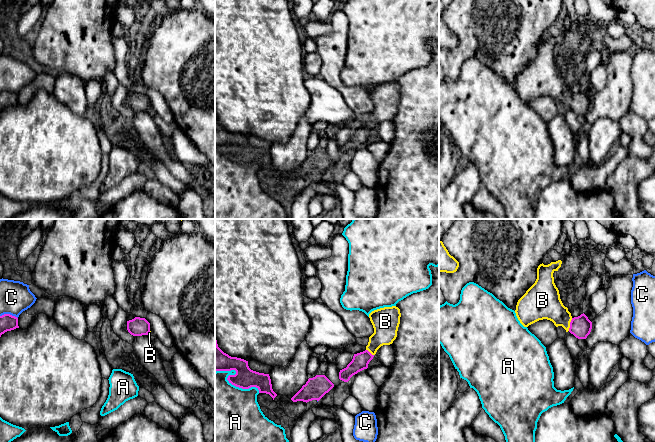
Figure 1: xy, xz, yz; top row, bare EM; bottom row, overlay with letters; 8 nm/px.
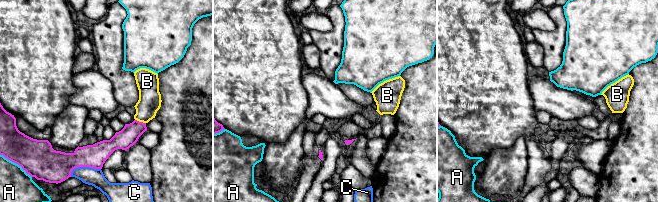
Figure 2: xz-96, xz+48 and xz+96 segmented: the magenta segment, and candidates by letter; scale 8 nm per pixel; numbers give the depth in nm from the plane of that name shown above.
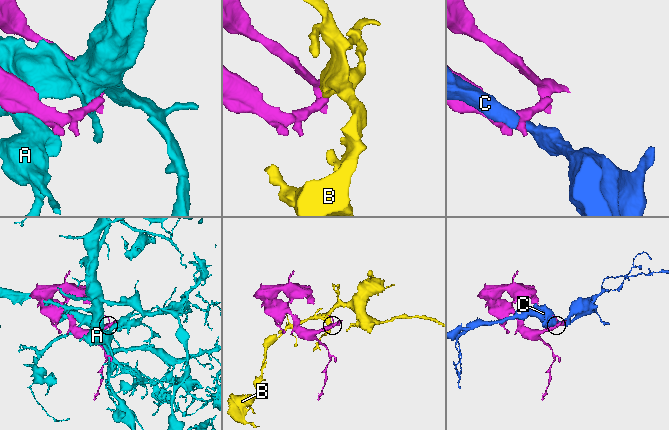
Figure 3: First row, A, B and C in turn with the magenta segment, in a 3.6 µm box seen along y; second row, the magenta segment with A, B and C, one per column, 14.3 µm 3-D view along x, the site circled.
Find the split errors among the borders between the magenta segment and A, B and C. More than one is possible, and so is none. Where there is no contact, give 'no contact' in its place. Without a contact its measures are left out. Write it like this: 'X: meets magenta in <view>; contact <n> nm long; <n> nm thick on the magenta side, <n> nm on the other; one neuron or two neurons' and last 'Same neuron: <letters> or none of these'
A: meets magenta in xz; contact 400 nm long; 180 nm thick on the magenta side, 480 nm on the other; two neurons
B: meets magenta in yz; contact 110 nm long; 170 nm thick on the magenta side, 240 nm on the other; one neuron
C: meets magenta in xy; contact 150 nm long; 130 nm thick on the magenta side, 260 nm on the other; two neurons
Same neuron: B

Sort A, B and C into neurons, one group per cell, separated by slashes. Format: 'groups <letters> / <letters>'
groups A / B / C

